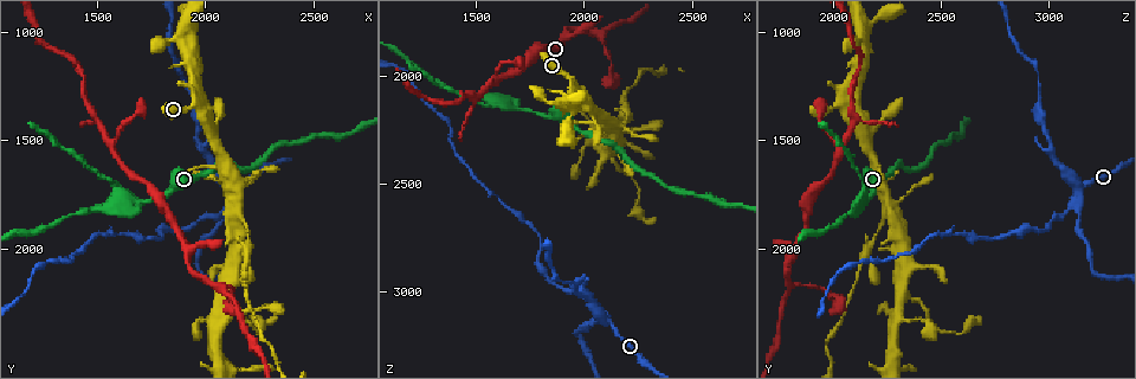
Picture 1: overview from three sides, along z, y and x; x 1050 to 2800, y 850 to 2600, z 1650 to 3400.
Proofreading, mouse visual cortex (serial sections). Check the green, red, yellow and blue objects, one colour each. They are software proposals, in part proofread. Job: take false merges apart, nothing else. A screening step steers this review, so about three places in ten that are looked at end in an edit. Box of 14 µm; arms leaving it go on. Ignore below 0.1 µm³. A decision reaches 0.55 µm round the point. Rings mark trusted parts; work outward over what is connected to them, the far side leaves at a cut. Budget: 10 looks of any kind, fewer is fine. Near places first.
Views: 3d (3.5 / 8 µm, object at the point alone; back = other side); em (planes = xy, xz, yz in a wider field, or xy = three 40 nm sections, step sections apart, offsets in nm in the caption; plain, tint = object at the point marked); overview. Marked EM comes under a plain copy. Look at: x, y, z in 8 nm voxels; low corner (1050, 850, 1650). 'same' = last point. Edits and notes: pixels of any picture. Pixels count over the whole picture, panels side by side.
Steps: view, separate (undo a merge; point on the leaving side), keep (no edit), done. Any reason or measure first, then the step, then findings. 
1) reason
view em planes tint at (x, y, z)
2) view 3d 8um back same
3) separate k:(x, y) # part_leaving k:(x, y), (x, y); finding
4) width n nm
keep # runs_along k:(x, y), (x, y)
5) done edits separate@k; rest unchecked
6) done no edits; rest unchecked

arms part here
view 3d 3.5um at (2140, 1820, 2260)

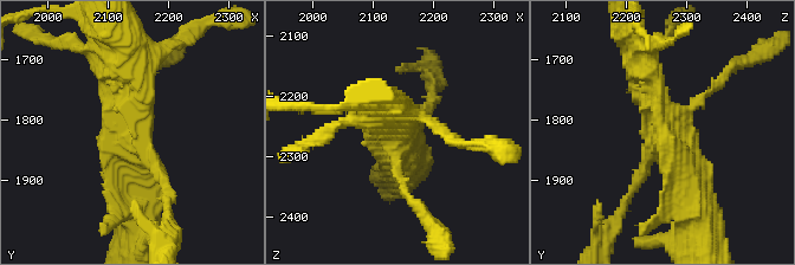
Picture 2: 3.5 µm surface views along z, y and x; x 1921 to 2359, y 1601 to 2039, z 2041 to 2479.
view em planes tint at (2135, 1835, 2270)

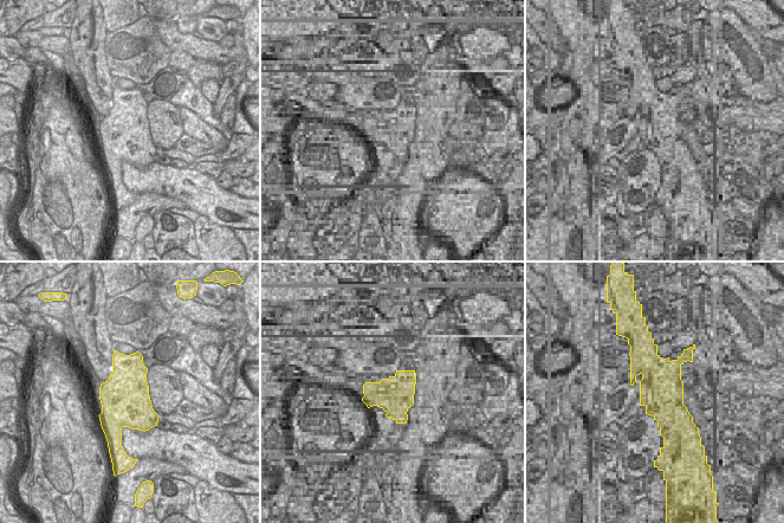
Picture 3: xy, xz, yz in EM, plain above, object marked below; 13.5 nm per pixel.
keep # runs_along 2:(642, 70), (697, 212); continuous, no second cell

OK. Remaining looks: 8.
branch point
view 3d 8um at (2200, 2030, 2150)

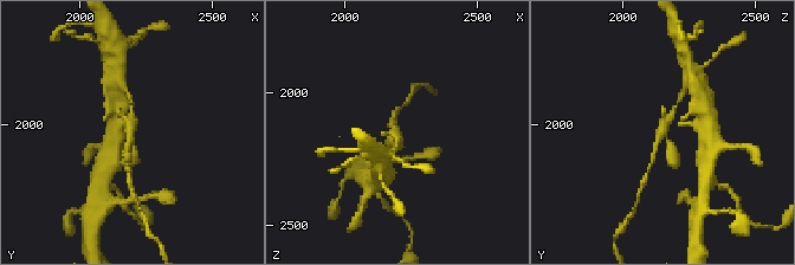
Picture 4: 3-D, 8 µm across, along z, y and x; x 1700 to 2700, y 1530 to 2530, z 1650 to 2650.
now the EM
view em xy step 2 tint at (2190, 2030, 2150)

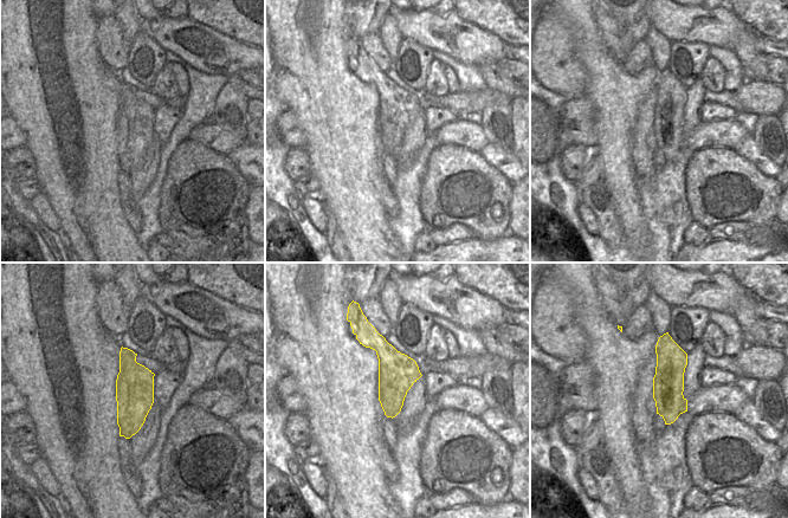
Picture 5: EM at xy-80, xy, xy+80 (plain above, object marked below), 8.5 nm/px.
separate 4:(394, 120) # two cells meet here

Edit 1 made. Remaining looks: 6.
two arms at a narrow angle
view 3d 3.5um at (2120, 1730, 3150)

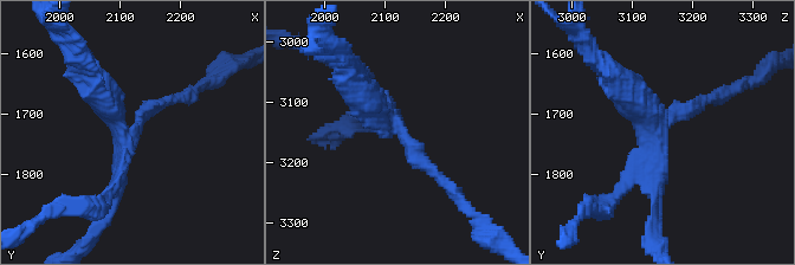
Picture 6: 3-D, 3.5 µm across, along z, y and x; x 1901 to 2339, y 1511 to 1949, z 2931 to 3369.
need the tissue
view em xy step 5 tint at (2110, 1730, 3140)

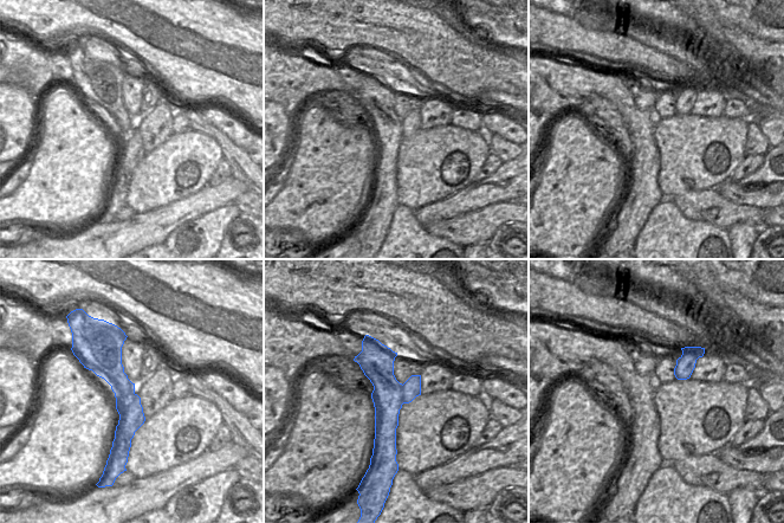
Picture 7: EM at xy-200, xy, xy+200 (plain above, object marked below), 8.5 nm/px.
another direction
view em planes tint same

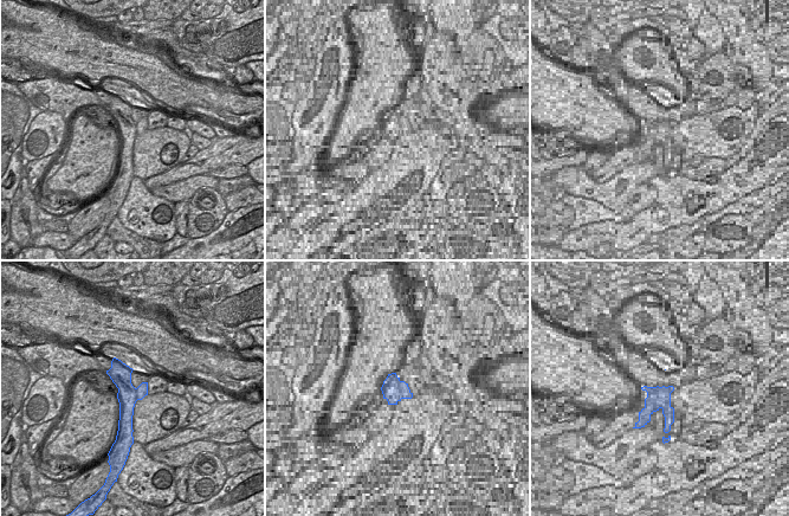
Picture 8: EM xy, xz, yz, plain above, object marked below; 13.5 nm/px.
separate 6:(651, 98) # part_leaving 6:(390, 124), (350, 66); two cells meet here

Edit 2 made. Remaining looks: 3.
three-way junction
view 3d 3.5um at (1630, 1800, 2120)

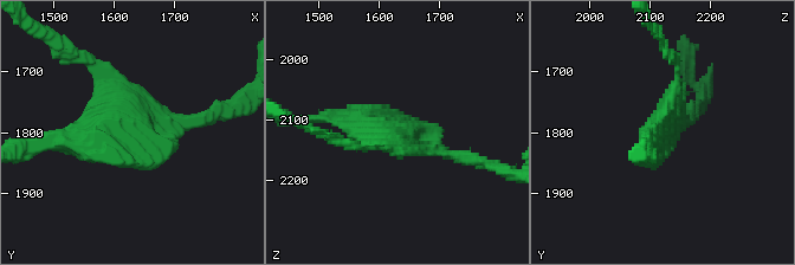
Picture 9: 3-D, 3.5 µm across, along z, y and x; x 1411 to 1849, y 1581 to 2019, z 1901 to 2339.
now the EM
view em xy step 2 tint at (1635, 1790, 2120)

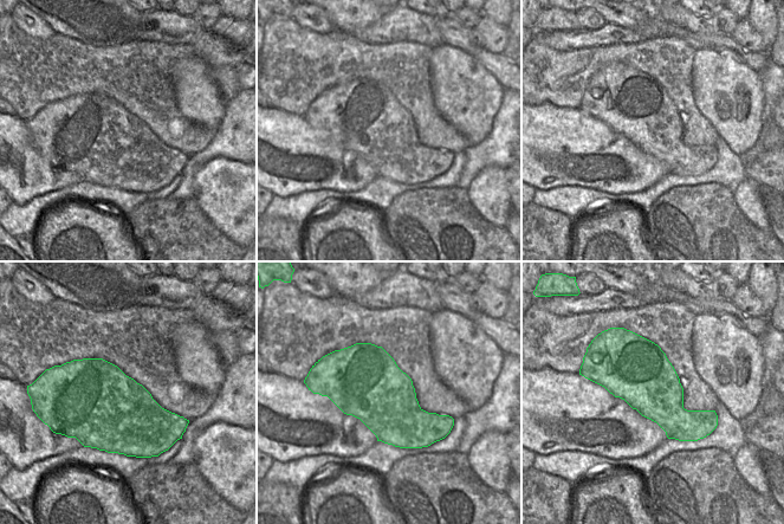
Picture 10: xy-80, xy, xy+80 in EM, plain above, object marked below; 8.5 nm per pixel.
keep # runs_along 9:(469, 157), (328, 115); one cell here

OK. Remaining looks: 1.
done edits separate@4, separate@6; rest unchecked

